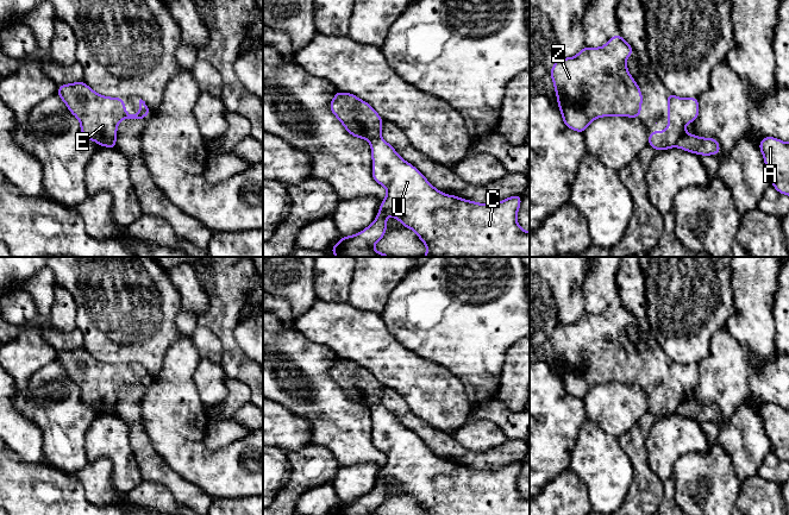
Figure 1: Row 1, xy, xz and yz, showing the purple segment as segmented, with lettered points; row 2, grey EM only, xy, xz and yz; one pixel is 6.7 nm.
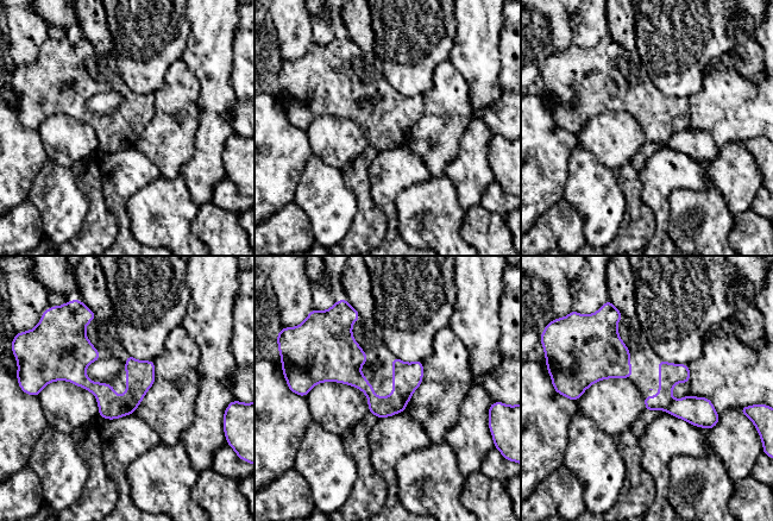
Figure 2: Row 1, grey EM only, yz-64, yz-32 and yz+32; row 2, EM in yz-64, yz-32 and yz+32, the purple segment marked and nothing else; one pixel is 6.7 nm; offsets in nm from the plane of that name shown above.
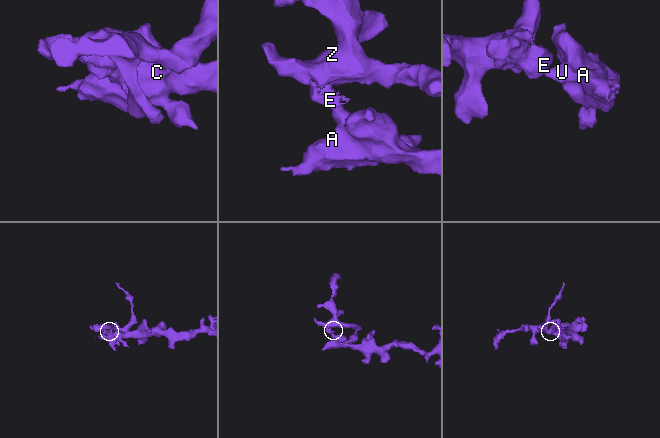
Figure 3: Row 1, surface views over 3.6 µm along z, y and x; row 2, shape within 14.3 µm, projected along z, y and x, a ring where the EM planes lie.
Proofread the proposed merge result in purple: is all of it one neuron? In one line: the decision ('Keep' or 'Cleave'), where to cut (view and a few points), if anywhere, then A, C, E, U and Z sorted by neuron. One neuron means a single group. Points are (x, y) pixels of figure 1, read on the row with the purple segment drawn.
Cleave. Split along yz (684, 132), (676, 145). Groups: A C U / E Z

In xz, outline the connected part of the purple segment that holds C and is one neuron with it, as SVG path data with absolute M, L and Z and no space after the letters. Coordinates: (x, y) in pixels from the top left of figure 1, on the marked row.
M381 137L369 143L372 157L371 176L387 189L387 196L381 202L378 214L371 225L357 234L342 237L330 250L336 257L390 257L374 250L375 244L386 234L387 216L395 216L402 226L412 228L418 234L427 247L427 253L422 257L530 257L530 232L522 230L516 221L521 195L513 195L496 203L477 203L452 194L445 195L436 189L415 167L403 161Z

